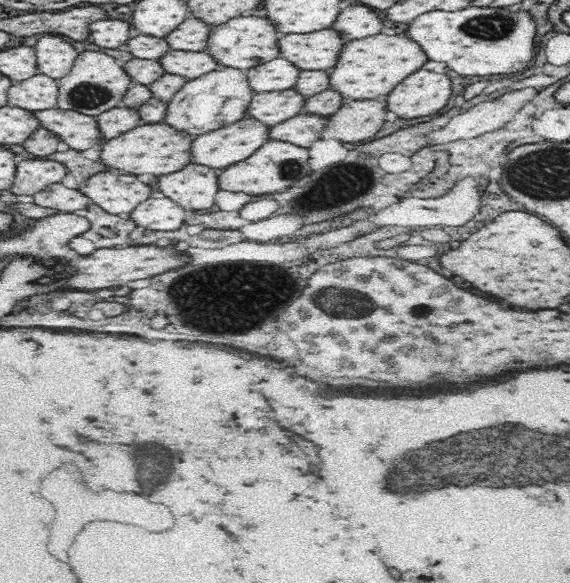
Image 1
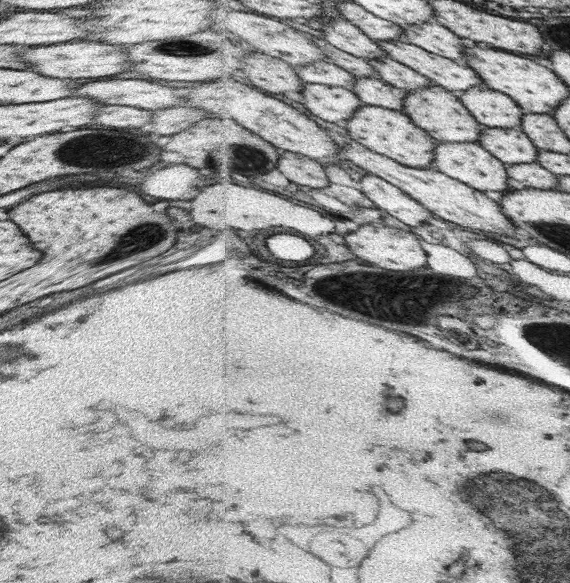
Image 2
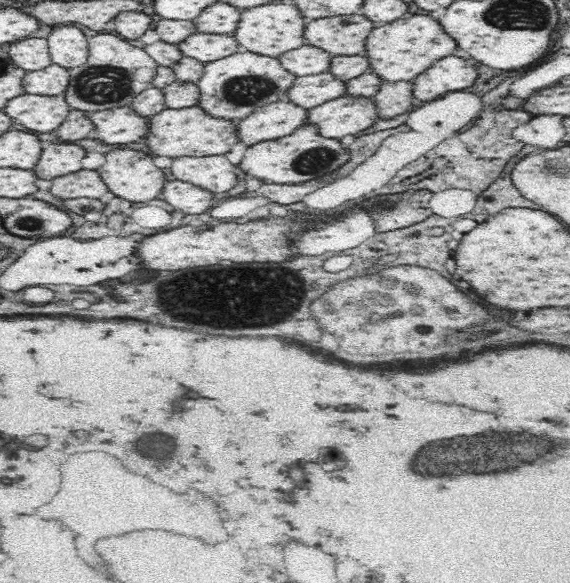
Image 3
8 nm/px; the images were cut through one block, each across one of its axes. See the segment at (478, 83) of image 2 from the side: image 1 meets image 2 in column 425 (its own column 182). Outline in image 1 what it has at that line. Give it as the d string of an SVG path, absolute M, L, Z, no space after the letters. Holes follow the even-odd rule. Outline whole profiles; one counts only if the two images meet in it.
M171 48L159 59L166 71L182 74L190 79L223 66L208 50L193 51Z

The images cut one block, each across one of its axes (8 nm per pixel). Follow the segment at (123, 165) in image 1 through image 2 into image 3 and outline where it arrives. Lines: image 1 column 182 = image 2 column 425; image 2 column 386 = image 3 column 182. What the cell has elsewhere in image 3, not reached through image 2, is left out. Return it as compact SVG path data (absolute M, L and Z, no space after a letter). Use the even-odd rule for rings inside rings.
M200 104L186 108L167 107L151 116L152 128L147 136L147 145L154 155L160 156L225 155L243 144L243 133L239 131L242 121L242 118L216 116Z

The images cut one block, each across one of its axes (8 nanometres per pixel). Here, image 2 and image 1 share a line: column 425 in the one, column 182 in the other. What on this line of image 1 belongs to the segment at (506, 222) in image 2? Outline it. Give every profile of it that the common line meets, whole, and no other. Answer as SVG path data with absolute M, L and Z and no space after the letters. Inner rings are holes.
M188 164L177 172L159 176L160 191L186 208L210 208L221 190L216 170L206 164Z

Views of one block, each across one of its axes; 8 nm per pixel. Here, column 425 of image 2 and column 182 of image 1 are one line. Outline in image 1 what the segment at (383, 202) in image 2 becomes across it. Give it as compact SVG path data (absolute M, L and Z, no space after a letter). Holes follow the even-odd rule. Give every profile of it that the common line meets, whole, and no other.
M168 195L148 197L128 215L137 225L151 230L178 230L188 219L187 208Z

